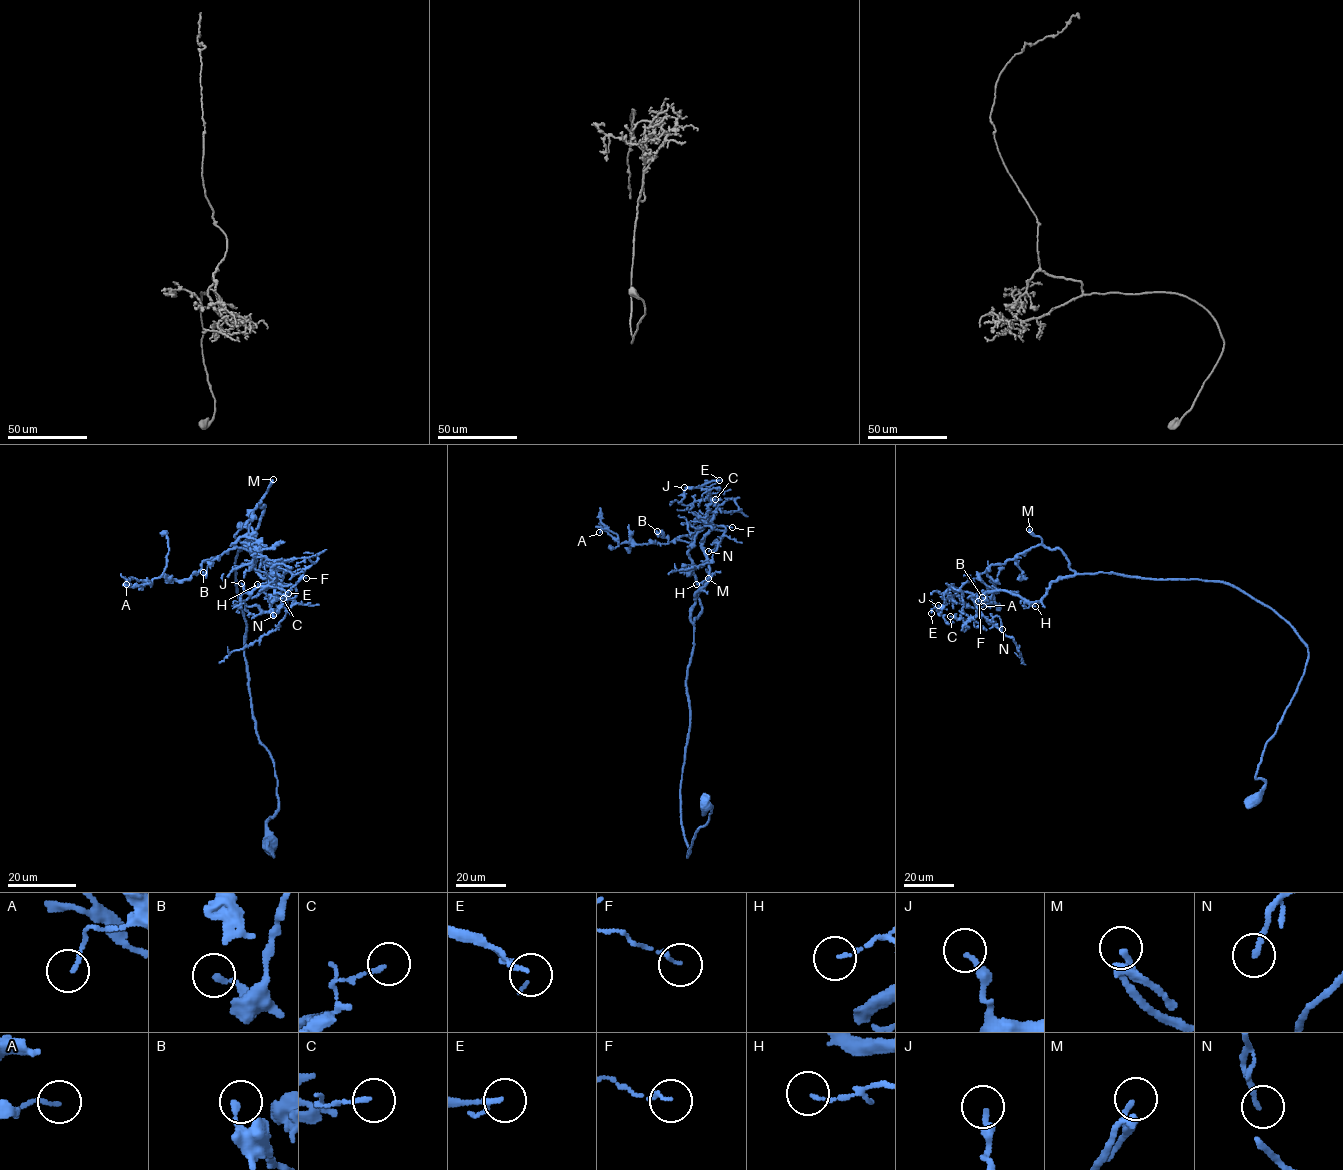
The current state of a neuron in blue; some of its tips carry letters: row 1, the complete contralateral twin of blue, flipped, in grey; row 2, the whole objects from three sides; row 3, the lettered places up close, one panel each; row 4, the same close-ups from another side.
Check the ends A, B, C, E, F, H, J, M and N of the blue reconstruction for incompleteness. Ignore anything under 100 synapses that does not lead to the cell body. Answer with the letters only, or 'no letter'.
M

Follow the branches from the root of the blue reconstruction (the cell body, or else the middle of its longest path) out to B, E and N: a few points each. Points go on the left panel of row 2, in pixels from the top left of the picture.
B: (270, 846), (277, 779), (252, 713), (235, 566), (254, 540), (261, 501), (245, 525), (252, 531), (203, 572)
E: (270, 846), (277, 779), (236, 586), (248, 539), (262, 577), (284, 561), (263, 586), (288, 593)
N: (270, 846), (277, 779), (236, 586), (250, 538), (255, 569), (296, 590), (273, 615)

